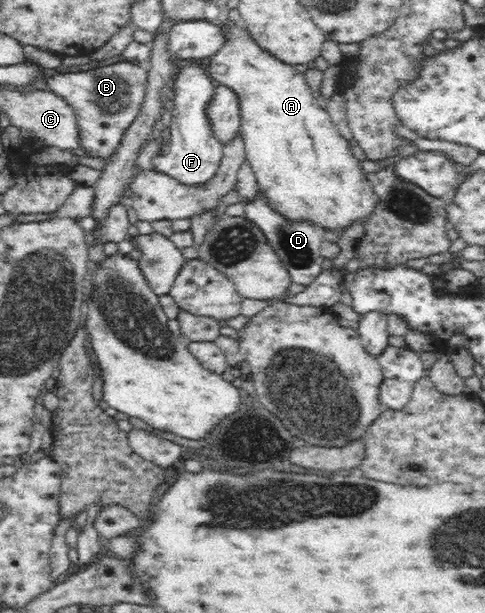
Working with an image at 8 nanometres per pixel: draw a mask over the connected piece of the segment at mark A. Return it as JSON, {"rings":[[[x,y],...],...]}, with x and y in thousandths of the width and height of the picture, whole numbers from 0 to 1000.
{"rings":[[[466,31],[449,36],[449,44],[460,67],[435,91],[433,103],[423,106],[423,117],[437,134],[478,145],[487,155],[509,263],[534,307],[551,315],[559,333],[600,359],[647,361],[668,375],[691,378],[759,352],[775,333],[775,318],[767,316],[767,305],[718,228],[701,220],[680,189],[652,165],[652,152],[639,147],[627,119],[616,117],[610,106],[590,104],[544,82],[505,42],[499,46]]]}

